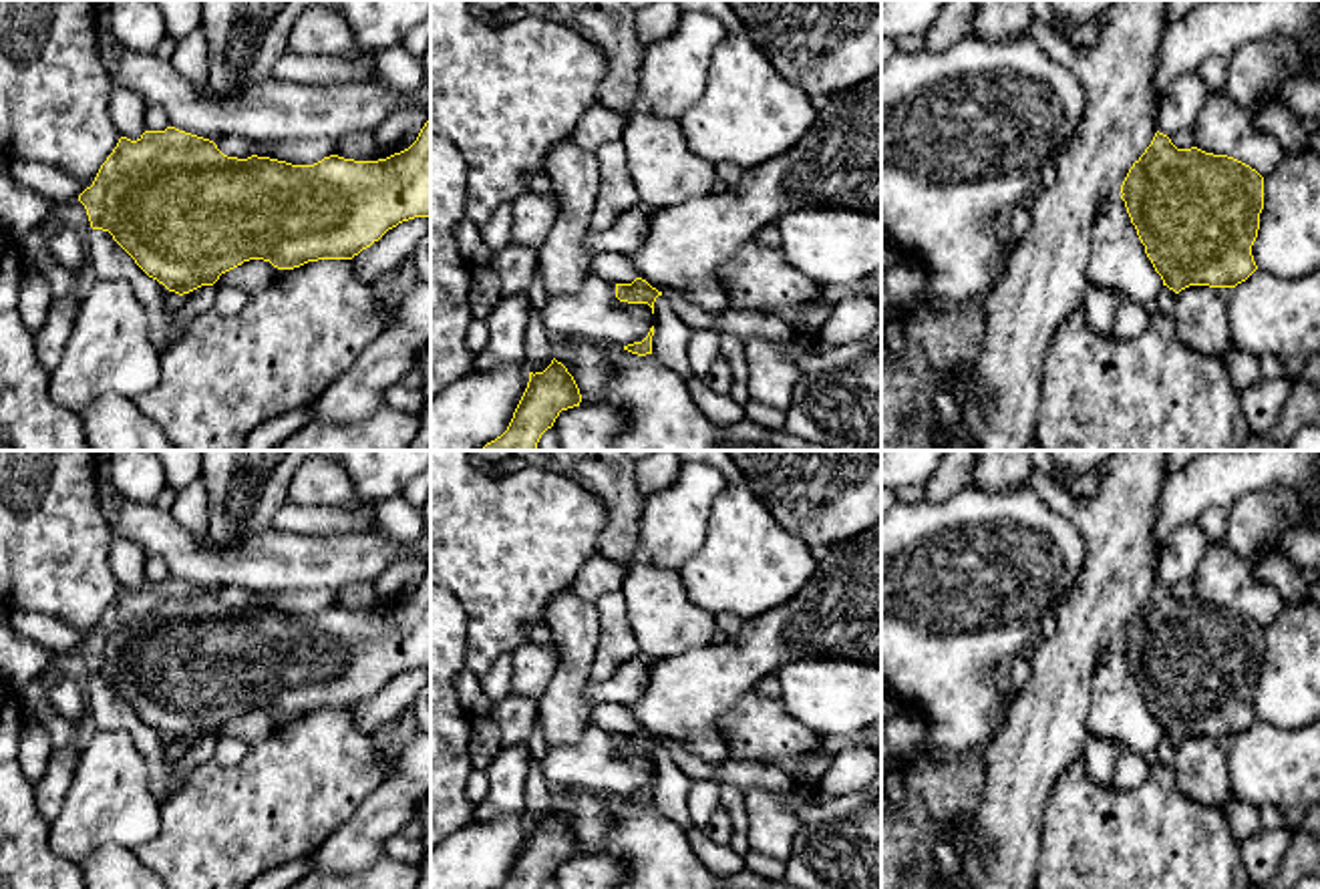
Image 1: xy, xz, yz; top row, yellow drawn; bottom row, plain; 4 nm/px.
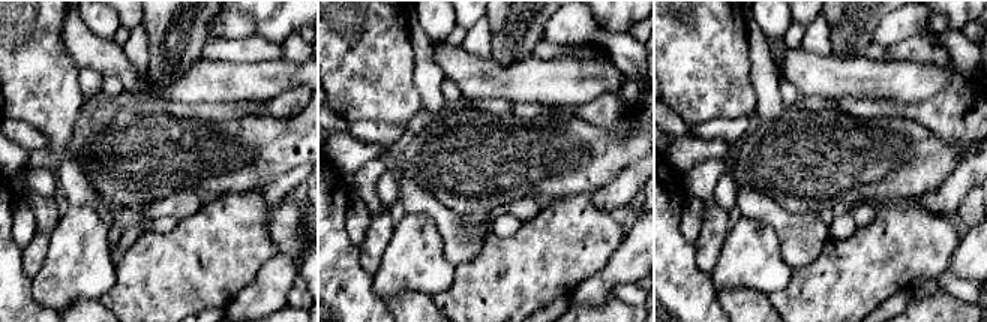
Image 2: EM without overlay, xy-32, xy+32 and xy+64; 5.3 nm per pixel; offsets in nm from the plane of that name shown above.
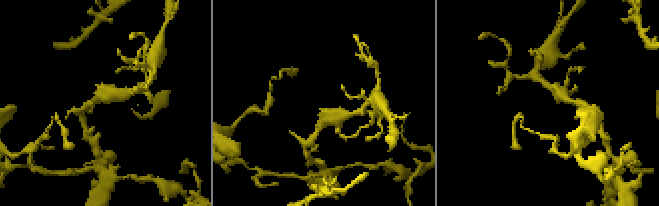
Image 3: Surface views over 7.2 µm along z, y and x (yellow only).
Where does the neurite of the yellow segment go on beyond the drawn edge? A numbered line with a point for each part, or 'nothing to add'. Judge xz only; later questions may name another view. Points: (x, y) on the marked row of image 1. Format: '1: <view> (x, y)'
nothing to add

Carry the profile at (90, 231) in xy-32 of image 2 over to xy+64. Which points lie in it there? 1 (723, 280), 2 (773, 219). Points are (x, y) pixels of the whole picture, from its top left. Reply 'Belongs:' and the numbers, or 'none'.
Belongs: 1

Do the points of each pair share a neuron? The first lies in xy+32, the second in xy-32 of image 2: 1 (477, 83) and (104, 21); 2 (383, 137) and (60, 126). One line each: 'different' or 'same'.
1: different
2: different

